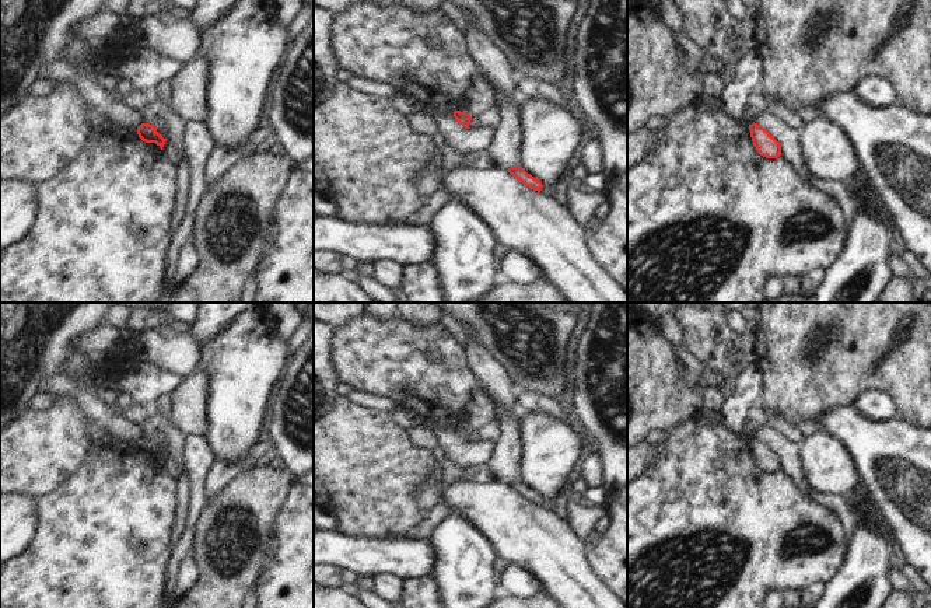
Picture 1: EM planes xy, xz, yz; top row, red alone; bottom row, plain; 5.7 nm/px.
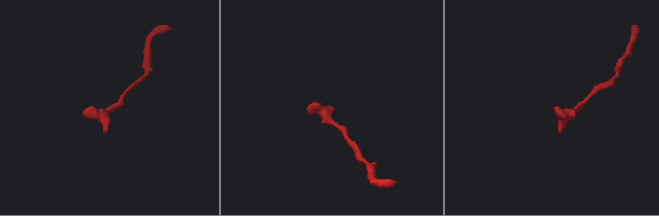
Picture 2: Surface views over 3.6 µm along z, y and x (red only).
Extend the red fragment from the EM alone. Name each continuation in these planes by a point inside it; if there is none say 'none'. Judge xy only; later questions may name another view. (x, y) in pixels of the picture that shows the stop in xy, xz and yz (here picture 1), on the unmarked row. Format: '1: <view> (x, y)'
none

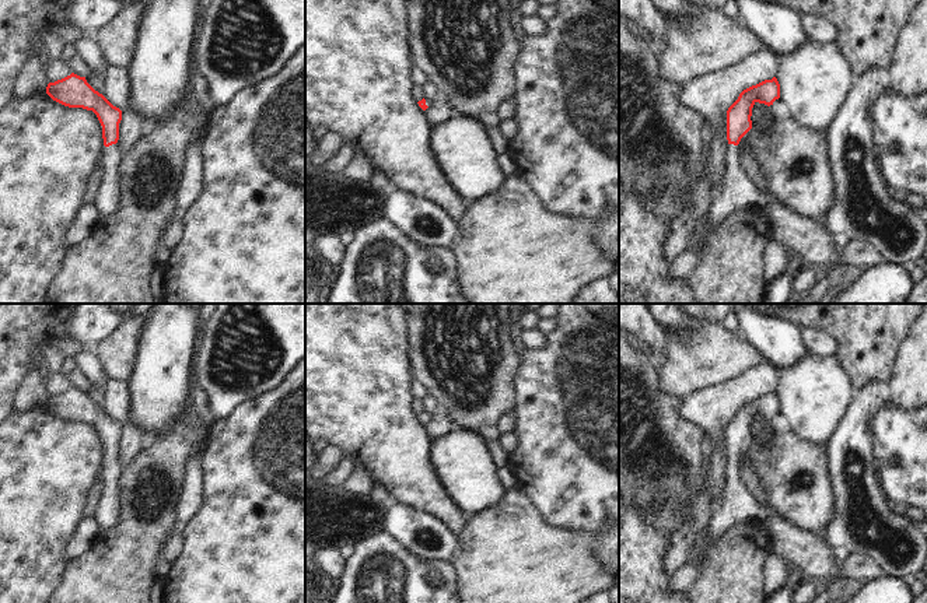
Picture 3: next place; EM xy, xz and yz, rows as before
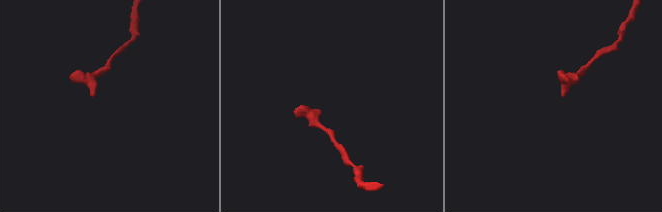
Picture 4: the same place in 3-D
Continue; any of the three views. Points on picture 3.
1: xy (107, 511)

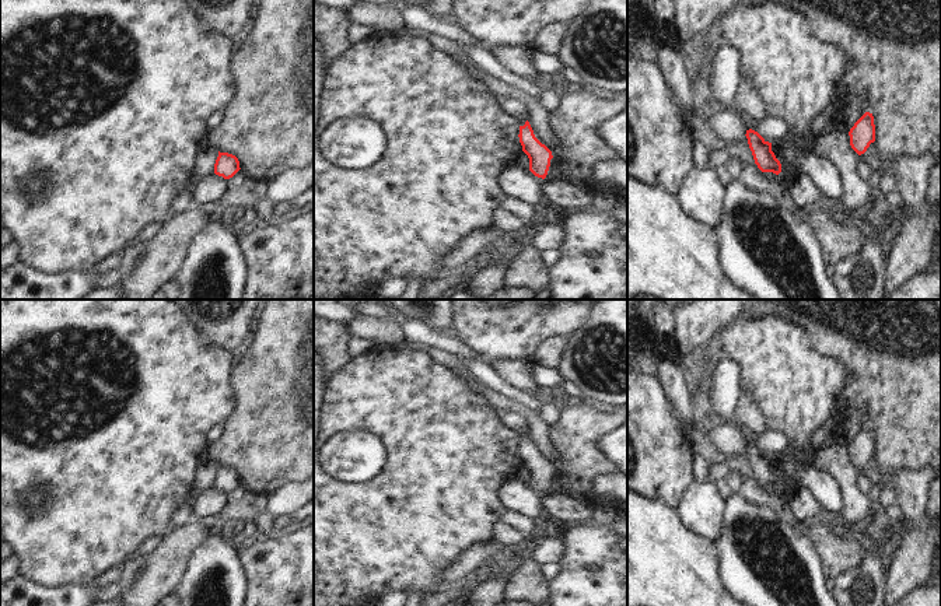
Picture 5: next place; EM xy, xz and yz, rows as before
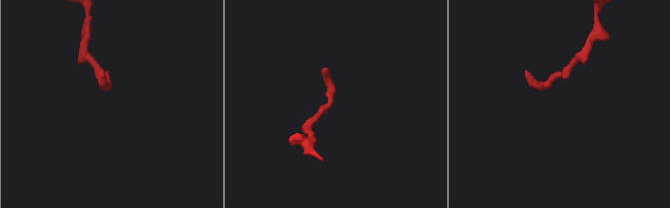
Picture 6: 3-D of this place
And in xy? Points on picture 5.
none

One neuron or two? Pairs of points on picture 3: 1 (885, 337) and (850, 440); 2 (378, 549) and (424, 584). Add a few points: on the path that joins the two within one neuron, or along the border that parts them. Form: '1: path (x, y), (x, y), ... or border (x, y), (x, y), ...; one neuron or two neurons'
1: border (885, 382), (870, 379), (854, 391); two neurons
2: path (389, 558), (413, 582); one neuron

